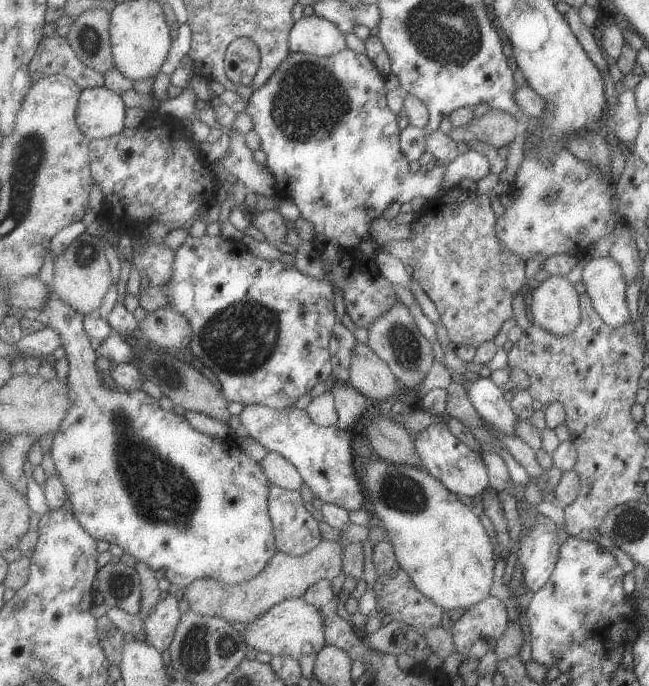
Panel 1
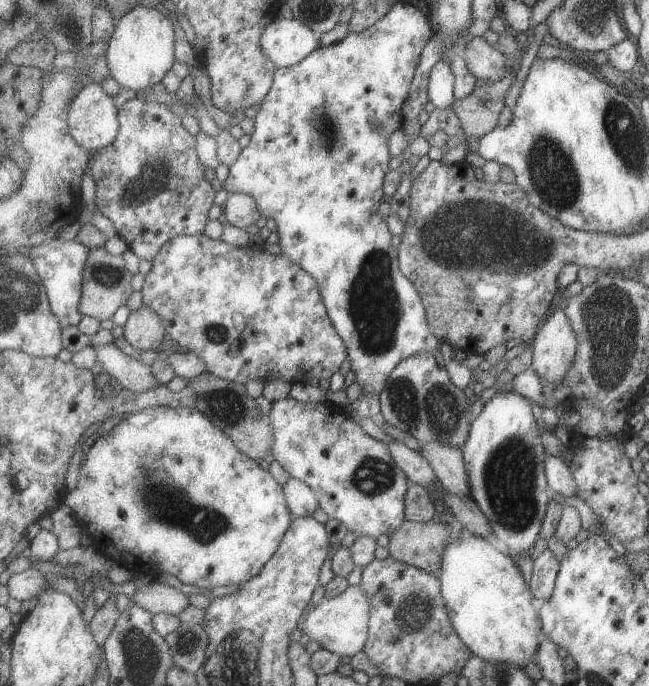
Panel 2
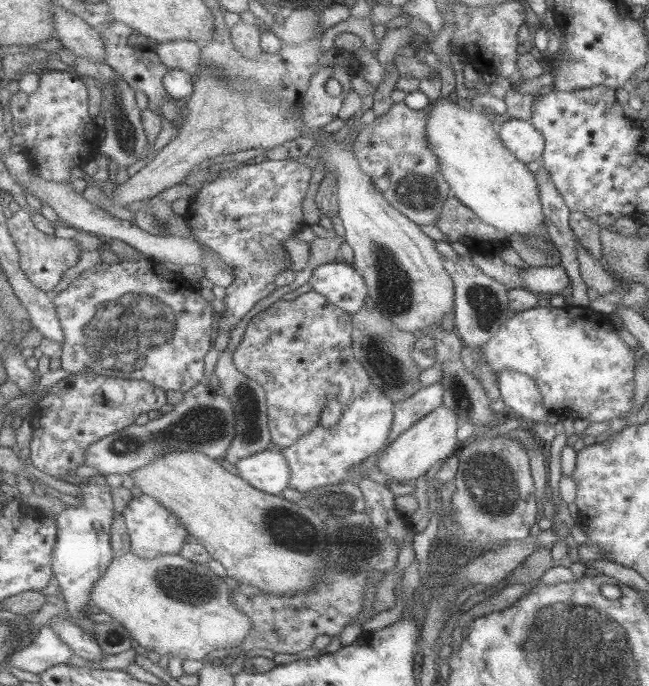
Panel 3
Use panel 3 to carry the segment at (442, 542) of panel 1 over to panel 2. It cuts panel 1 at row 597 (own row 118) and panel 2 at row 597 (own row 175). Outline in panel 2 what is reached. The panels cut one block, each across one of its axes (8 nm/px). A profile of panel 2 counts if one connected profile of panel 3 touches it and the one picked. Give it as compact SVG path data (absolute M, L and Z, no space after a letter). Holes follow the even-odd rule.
M467 534L467 538L453 540L443 556L443 566L440 568L442 592L451 620L461 640L485 662L505 662L524 670L531 663L537 652L537 636L539 636L539 614L535 606L531 606L531 593L523 582L521 572L513 564L513 560L499 550L495 550L482 536Z

